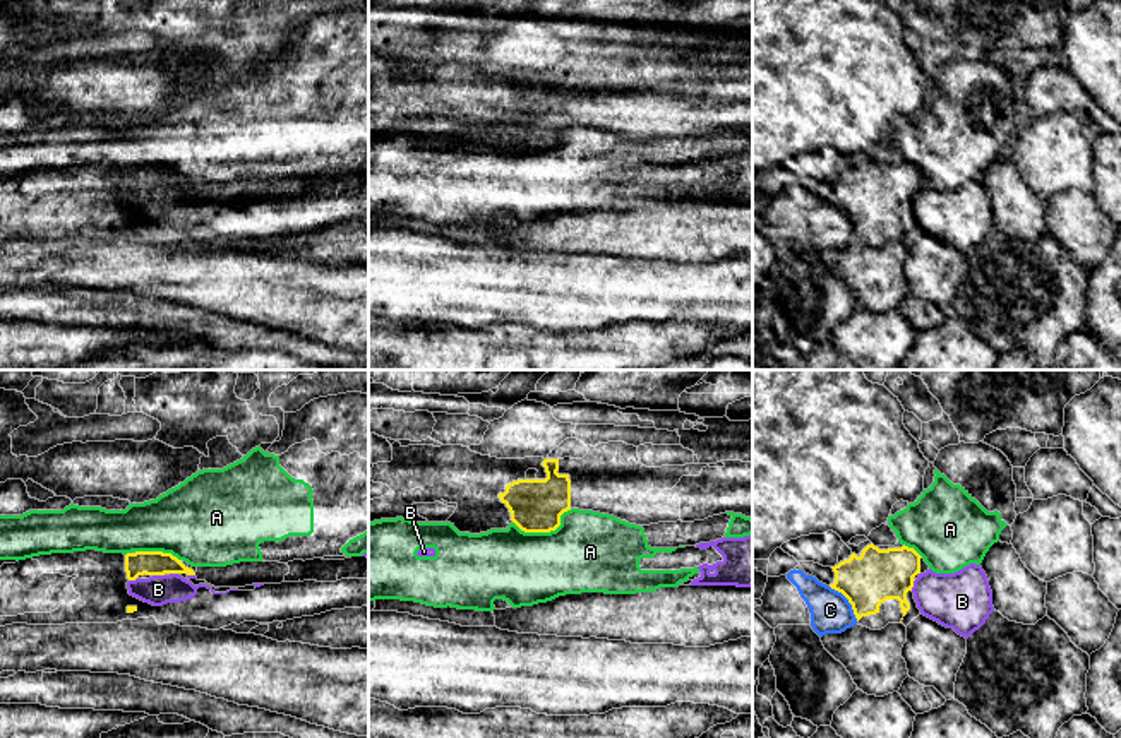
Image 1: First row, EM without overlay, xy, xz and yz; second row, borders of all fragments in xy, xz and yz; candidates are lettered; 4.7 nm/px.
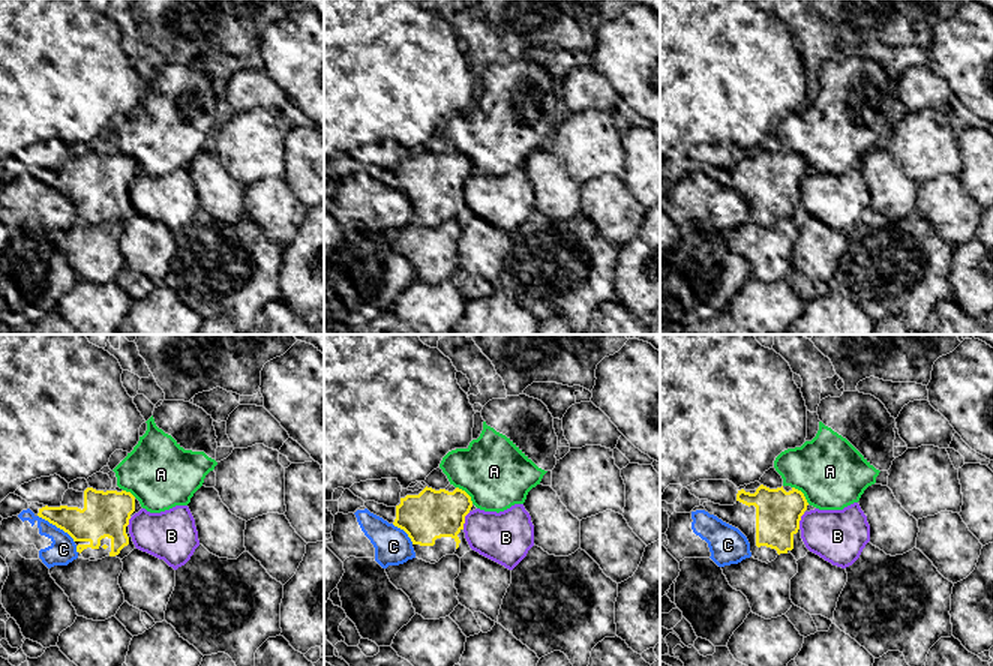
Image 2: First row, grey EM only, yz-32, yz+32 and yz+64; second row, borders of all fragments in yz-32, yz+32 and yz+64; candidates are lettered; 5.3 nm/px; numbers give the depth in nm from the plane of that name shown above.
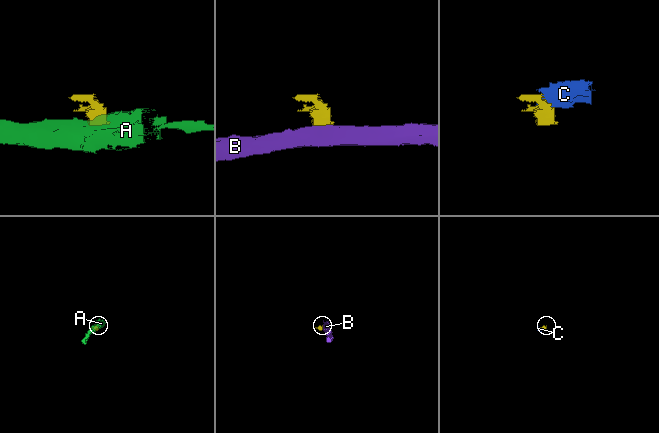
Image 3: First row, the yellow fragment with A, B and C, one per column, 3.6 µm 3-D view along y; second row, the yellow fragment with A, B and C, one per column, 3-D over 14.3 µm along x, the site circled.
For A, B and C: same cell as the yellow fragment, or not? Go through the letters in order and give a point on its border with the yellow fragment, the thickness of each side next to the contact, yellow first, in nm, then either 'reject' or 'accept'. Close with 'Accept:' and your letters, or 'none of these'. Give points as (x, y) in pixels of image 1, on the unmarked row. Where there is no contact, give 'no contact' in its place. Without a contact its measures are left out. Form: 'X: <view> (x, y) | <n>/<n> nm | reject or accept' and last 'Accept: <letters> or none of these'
A: xz (545, 148) | 240/380 nm | reject
B: xy (158, 190) | 110/140 nm | reject
C: yz (849, 218) | 240/190 nm | reject
Accept: none of these

